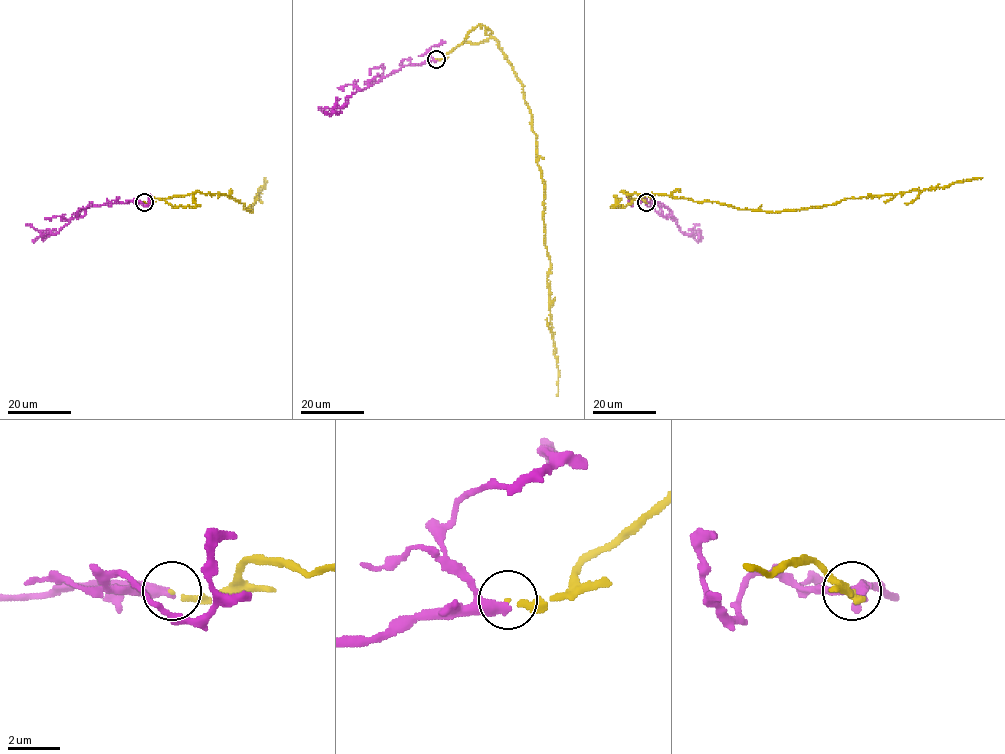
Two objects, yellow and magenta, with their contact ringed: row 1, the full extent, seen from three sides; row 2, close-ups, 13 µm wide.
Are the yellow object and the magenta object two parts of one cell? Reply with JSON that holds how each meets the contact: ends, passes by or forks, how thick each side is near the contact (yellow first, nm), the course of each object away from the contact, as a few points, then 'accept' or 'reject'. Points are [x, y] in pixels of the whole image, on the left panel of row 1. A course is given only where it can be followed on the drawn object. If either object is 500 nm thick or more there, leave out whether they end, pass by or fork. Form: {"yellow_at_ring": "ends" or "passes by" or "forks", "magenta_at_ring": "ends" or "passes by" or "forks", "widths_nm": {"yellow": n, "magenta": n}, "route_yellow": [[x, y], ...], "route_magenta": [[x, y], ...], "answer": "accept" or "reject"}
{"yellow_at_ring": "ends", "magenta_at_ring": "ends", "widths_nm": {"yellow": 180, "magenta": 400}, "route_yellow": [[143, 202], [197, 191], [221, 193], [252, 212], [252, 205], [257, 199], [255, 197], [264, 186], [265, 177]], "route_magenta": [[143, 202], [86, 207], [56, 234], [46, 231], [31, 241]], "answer": "reject"}

